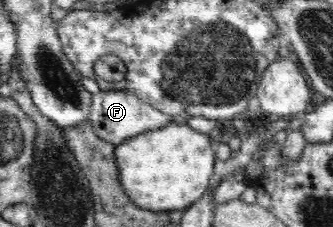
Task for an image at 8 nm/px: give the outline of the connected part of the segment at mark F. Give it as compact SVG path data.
M99 90L93 94L91 113L88 114L88 123L91 124L95 135L99 139L118 146L125 140L139 136L143 132L151 132L173 122L172 116L155 109L155 107L141 101L135 94L120 92L119 90Z

